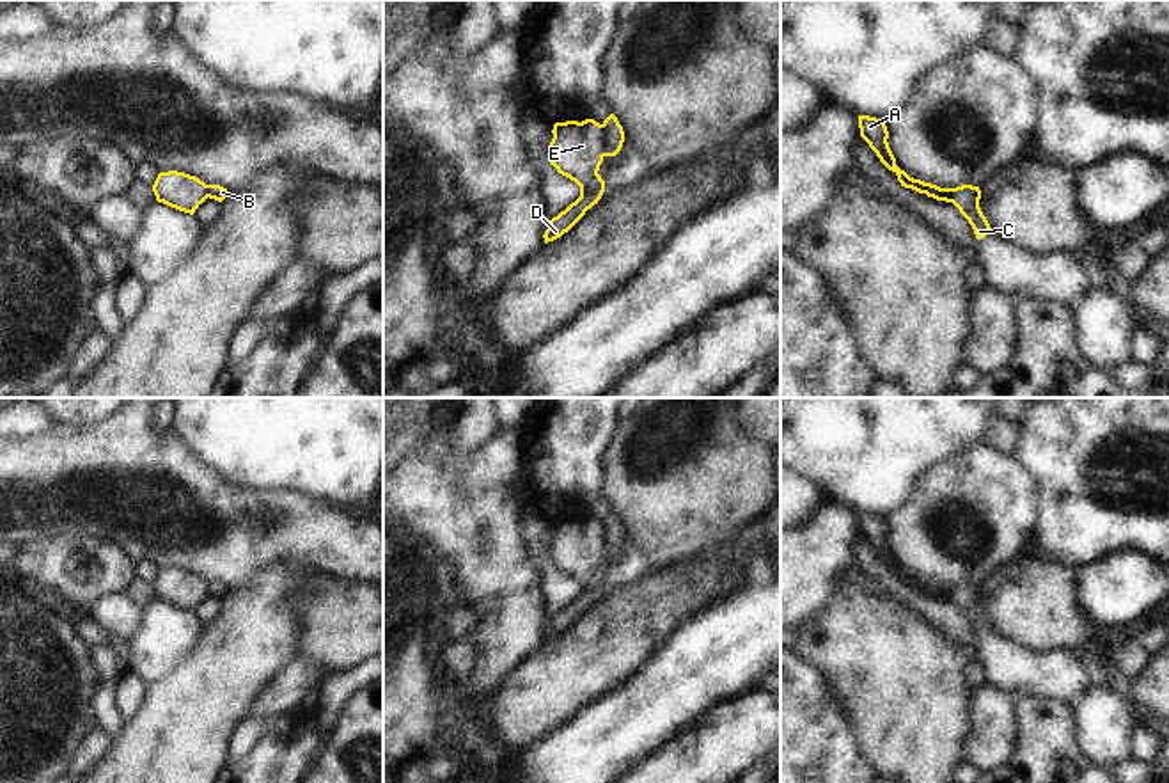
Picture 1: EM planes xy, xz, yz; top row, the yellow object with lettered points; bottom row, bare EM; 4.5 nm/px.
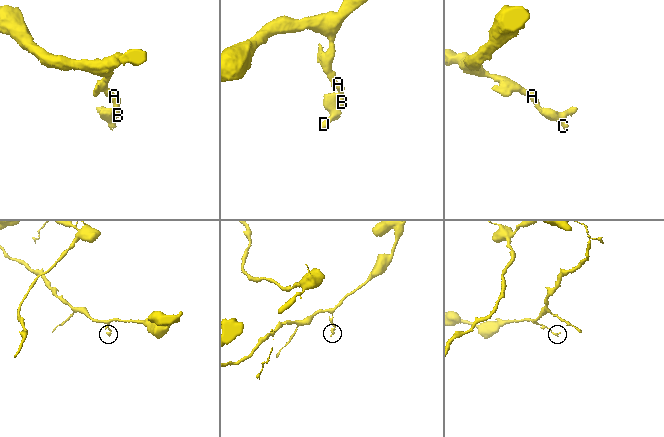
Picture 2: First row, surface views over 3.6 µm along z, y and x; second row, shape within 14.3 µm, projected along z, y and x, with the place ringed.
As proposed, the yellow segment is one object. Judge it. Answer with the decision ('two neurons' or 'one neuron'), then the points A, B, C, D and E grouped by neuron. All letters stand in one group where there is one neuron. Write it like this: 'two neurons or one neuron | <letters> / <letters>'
two neurons | A B / C D E

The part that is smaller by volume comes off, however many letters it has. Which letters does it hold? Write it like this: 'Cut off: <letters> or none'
Cut off: C, D, E

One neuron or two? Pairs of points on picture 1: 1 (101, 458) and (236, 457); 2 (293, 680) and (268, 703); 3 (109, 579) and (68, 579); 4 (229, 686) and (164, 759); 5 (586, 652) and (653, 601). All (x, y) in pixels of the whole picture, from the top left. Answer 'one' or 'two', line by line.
1: two
2: one
3: one
4: one
5: one

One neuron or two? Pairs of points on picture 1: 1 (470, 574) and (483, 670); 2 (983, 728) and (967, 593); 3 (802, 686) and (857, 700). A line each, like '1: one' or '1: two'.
1: one
2: two
3: two

